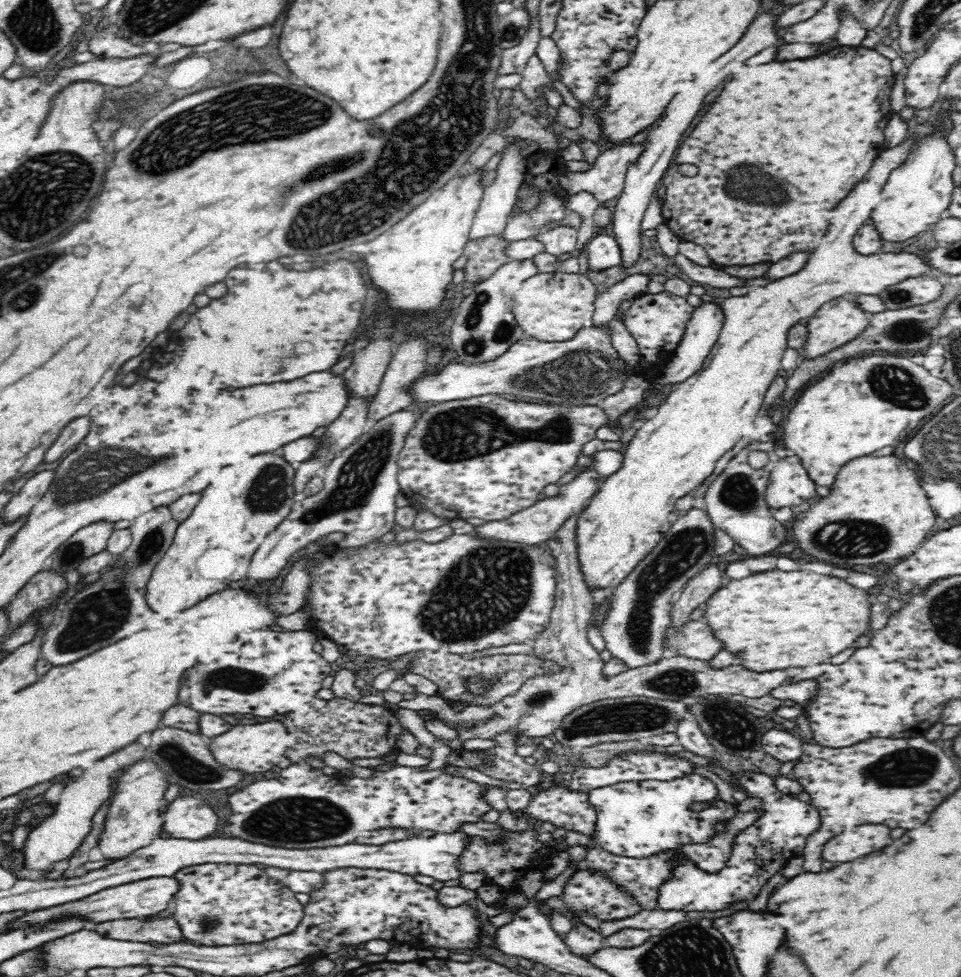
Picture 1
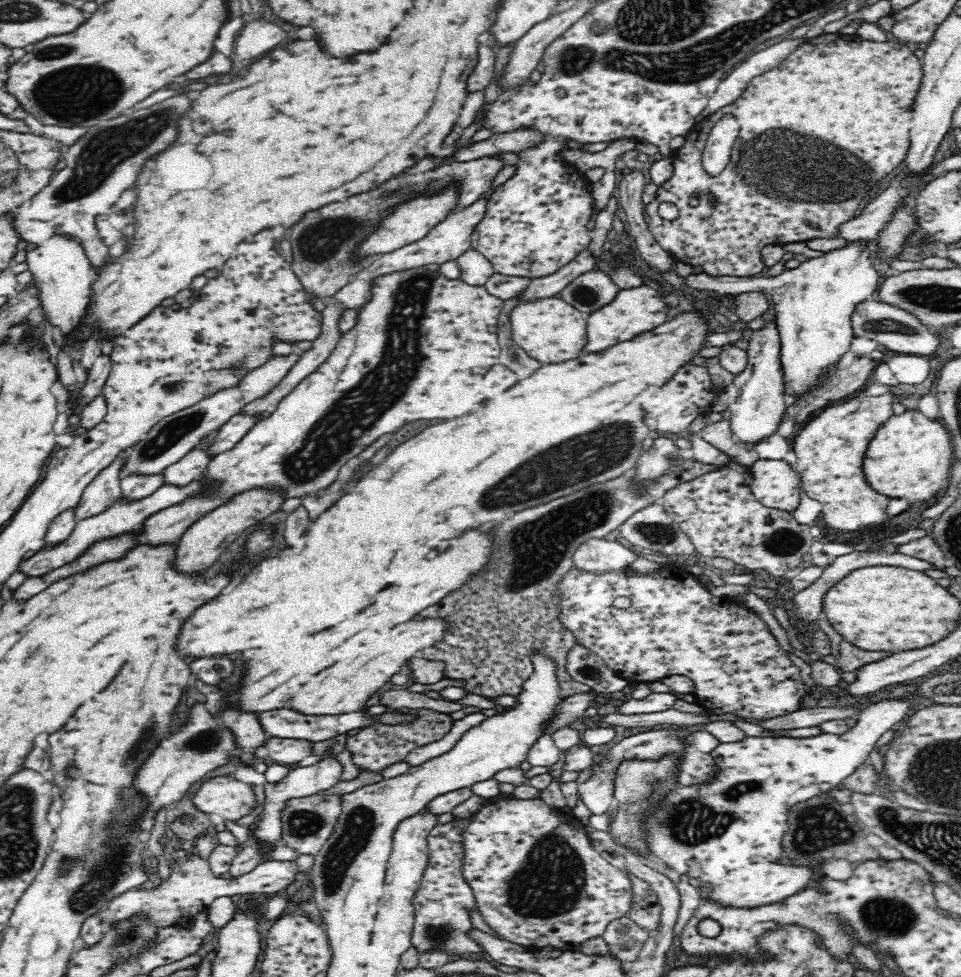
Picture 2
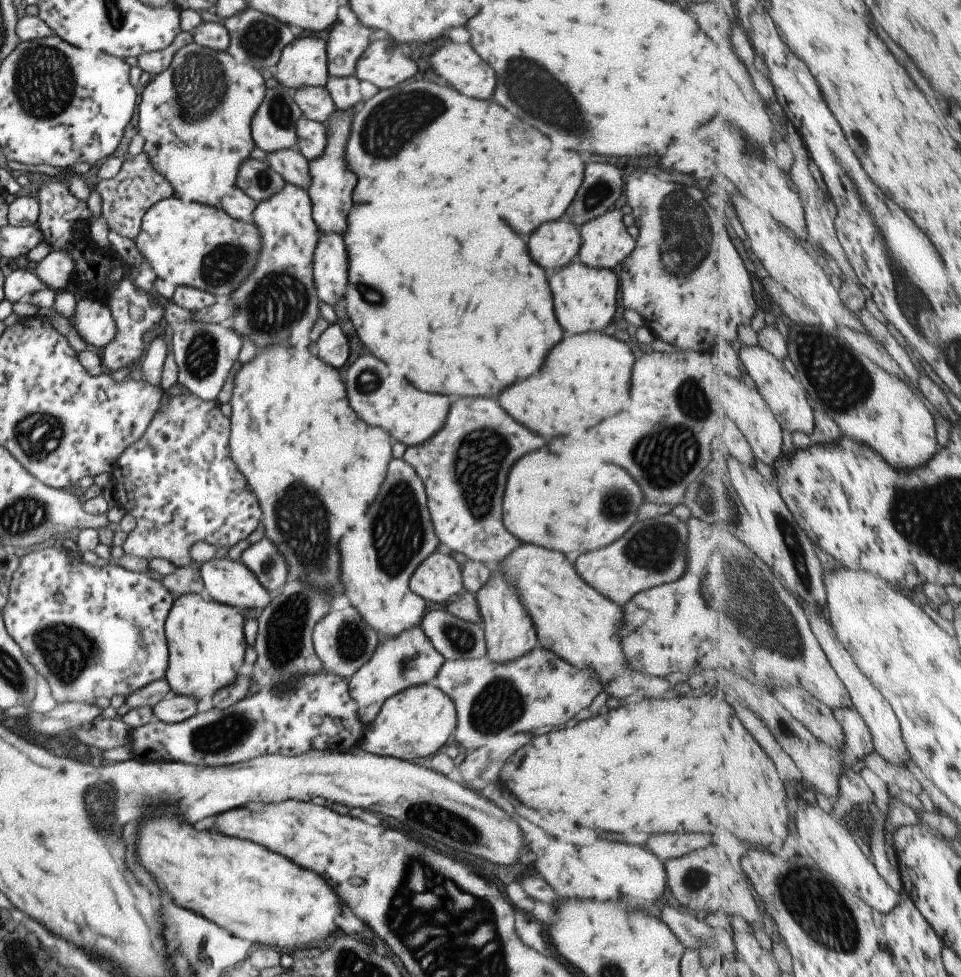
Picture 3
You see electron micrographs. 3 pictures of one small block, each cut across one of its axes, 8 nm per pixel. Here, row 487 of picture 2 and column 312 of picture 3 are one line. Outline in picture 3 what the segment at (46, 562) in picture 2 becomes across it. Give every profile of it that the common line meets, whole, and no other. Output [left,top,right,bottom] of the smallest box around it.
[306,108,357,235]

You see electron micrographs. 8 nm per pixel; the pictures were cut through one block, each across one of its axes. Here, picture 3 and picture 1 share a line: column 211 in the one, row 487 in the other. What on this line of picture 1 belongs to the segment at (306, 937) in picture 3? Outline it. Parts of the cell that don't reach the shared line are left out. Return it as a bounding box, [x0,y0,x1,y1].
[792,456,934,568]

